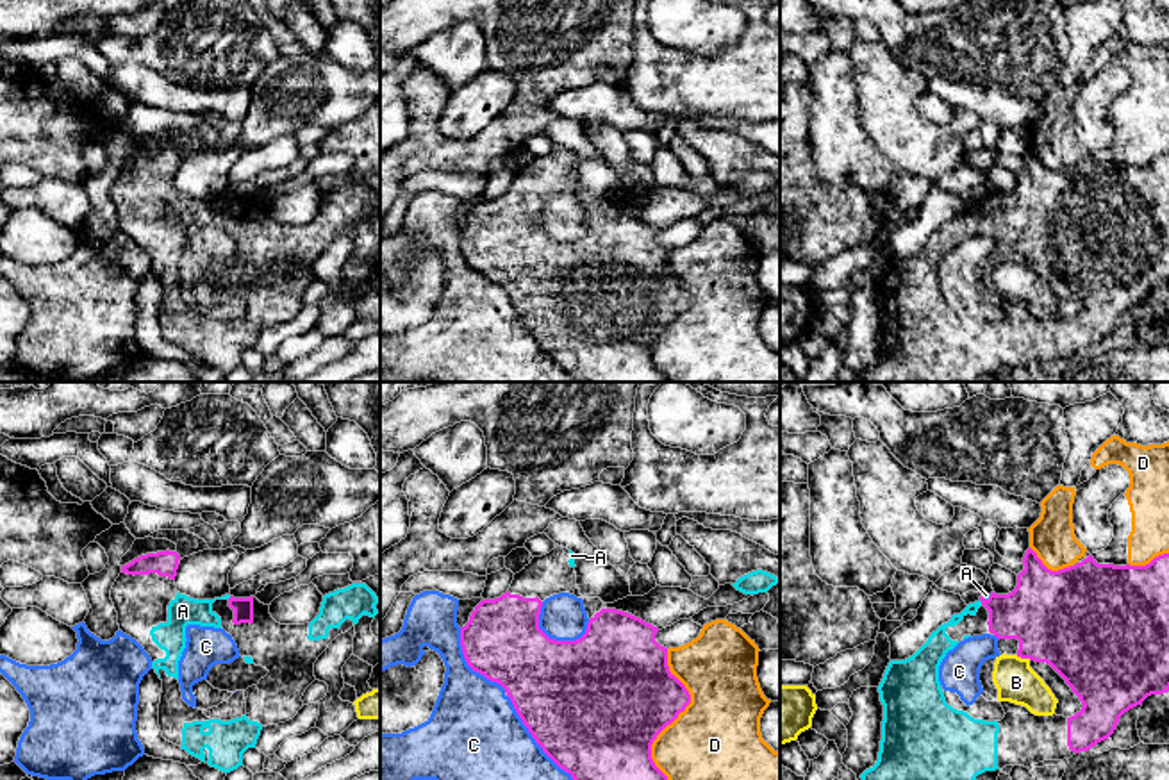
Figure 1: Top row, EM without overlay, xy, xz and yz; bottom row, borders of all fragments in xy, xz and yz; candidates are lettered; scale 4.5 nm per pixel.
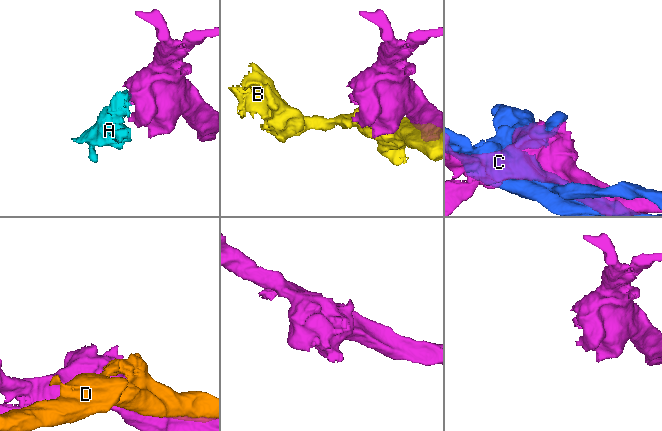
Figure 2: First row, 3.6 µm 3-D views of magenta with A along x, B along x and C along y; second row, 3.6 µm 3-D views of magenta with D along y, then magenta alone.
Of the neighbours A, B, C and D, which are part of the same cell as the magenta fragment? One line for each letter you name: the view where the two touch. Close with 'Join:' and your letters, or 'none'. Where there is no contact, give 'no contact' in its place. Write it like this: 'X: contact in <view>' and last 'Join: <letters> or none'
A: contact in yz
Join: A

